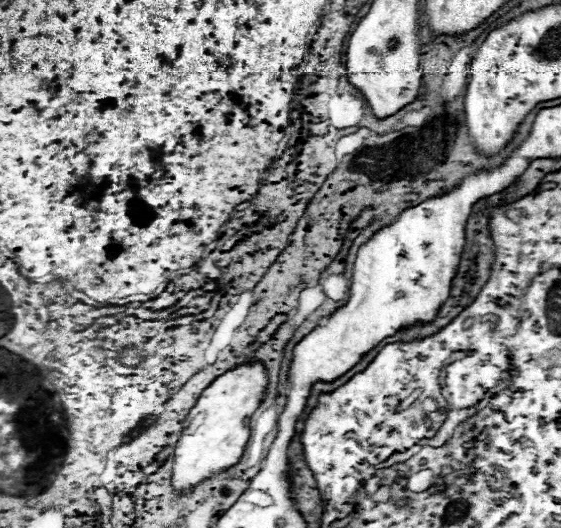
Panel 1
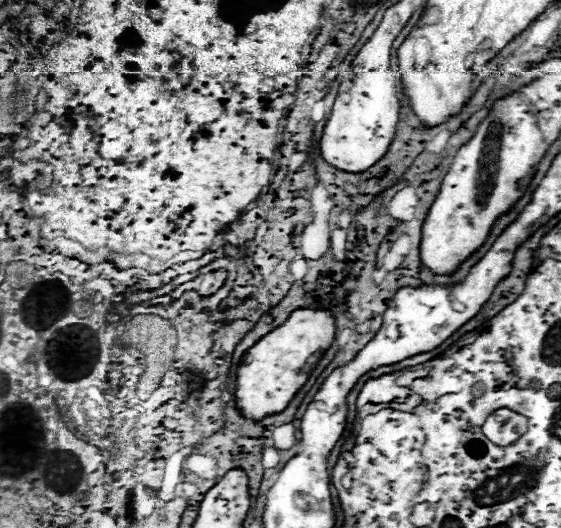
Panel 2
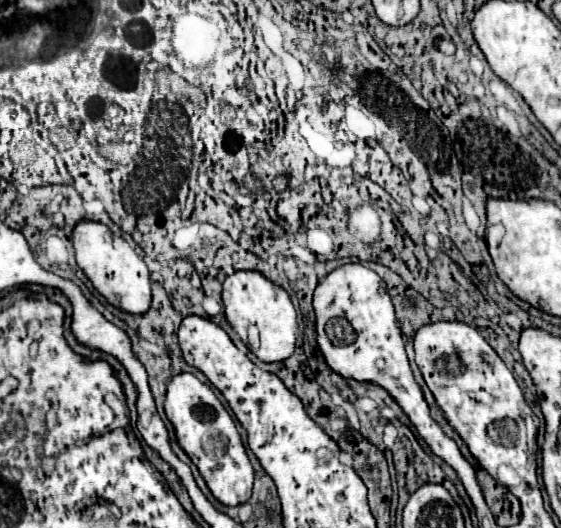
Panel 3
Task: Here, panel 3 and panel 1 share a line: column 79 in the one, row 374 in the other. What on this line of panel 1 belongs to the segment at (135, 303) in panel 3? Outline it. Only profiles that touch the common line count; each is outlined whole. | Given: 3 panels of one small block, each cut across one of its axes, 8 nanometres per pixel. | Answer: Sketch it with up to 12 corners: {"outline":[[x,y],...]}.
{"outline":[[218,376],[184,420],[170,484],[188,492],[238,464],[268,376]]}

